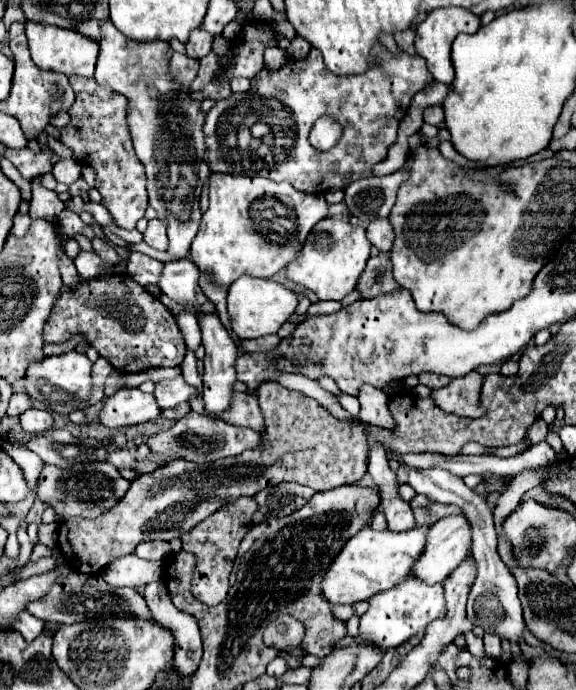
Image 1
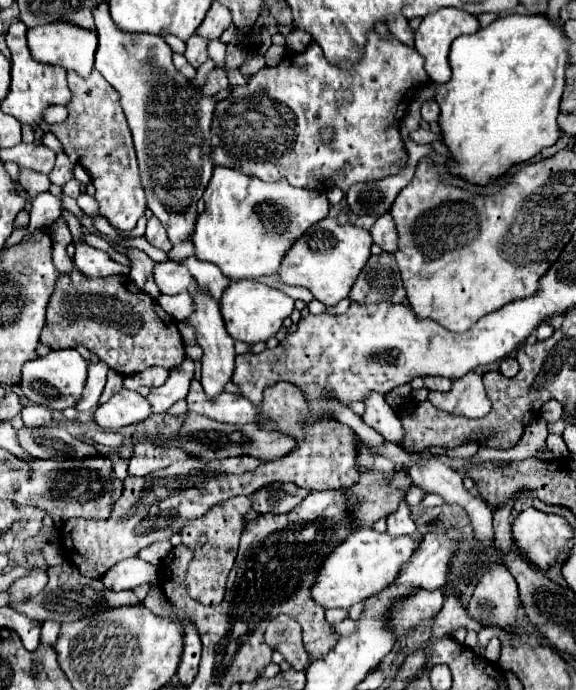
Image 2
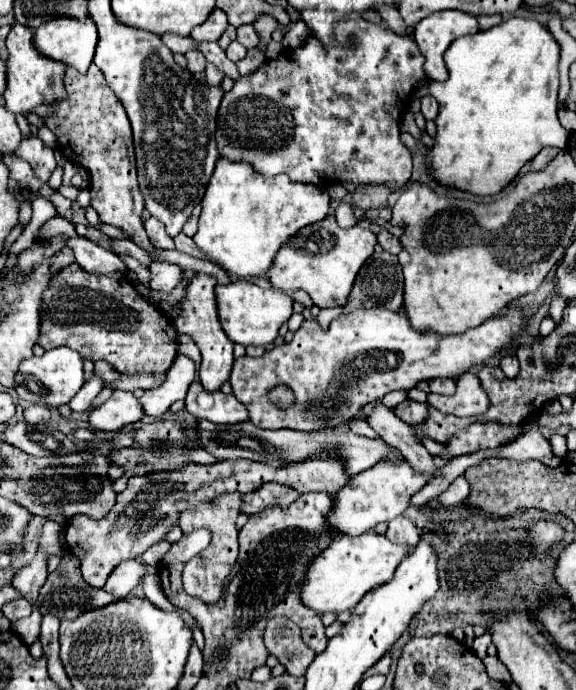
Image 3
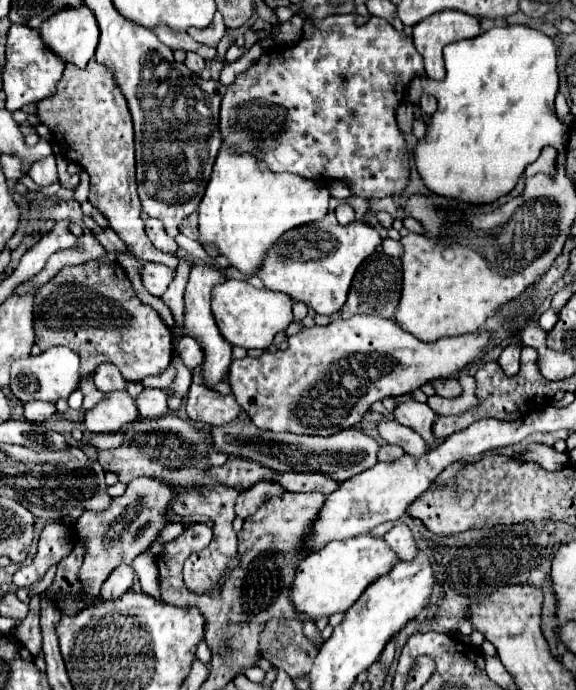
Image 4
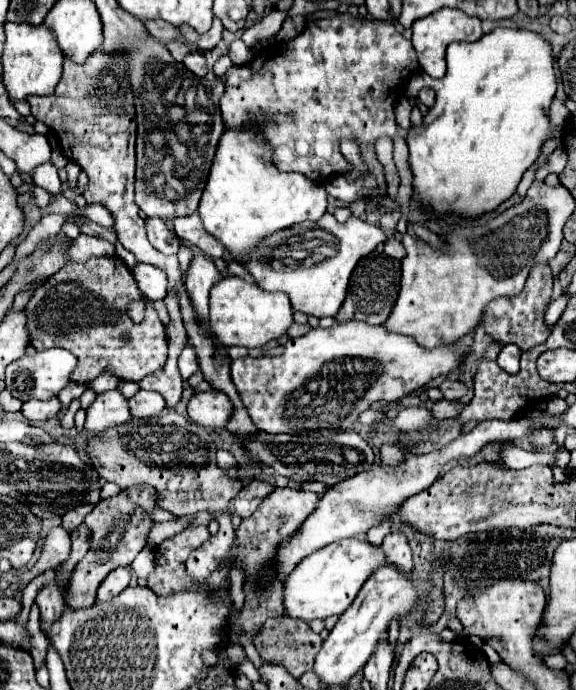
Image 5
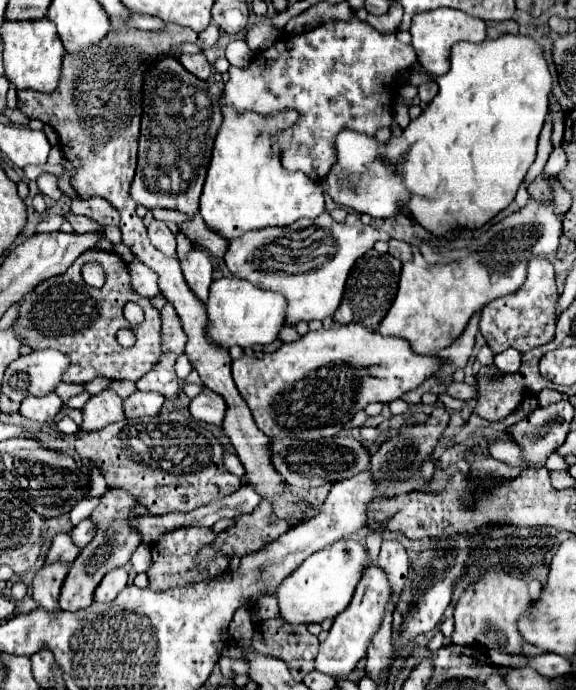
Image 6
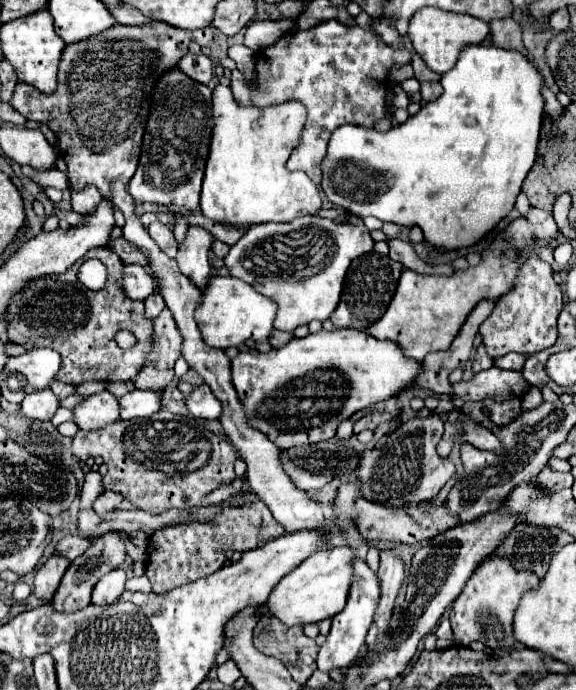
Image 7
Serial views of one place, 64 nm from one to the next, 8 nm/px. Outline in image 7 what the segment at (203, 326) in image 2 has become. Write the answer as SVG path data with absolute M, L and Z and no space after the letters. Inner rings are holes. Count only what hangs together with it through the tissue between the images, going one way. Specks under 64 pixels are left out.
M190 226L186 232L186 238L178 246L178 266L182 274L186 274L200 290L206 288L210 280L210 262L208 262L208 252L214 242L214 236L200 228L200 226Z

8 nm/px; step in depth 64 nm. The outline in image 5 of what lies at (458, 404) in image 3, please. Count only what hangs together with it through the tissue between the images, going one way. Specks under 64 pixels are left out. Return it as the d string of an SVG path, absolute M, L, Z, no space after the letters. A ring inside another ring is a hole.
M440 400L440 402L436 402L434 408L432 408L432 416L434 416L434 420L438 420L438 422L444 422L444 420L448 420L448 418L456 418L458 412L460 412L460 406L462 406L460 402Z

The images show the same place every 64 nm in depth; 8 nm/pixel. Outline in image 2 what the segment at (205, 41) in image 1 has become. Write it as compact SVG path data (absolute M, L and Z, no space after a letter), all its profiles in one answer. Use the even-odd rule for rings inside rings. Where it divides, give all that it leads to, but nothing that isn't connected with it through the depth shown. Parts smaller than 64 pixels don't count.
M190 36L188 38L188 46L186 46L186 52L184 52L184 56L186 56L186 60L194 66L194 68L200 68L206 60L208 60L208 56L206 56L206 44L208 44L208 40L206 38L202 38L202 36Z

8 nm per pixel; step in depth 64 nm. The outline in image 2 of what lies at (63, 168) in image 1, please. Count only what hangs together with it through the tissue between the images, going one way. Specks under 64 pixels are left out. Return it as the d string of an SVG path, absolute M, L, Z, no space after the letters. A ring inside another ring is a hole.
M60 152L58 156L56 156L56 166L54 166L54 170L50 172L50 182L52 184L58 184L58 186L64 186L68 180L72 180L74 176L72 176L72 168L74 168L74 164L70 162L70 158L64 154L64 152Z

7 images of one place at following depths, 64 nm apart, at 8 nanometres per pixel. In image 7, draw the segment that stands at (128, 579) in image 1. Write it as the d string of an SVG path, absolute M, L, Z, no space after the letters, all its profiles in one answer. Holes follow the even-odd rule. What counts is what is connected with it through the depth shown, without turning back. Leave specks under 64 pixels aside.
M116 568L116 570L108 572L106 576L102 576L100 584L96 584L96 588L92 592L92 604L96 604L96 606L112 604L116 598L122 596L124 582L126 582L126 572L122 568Z

